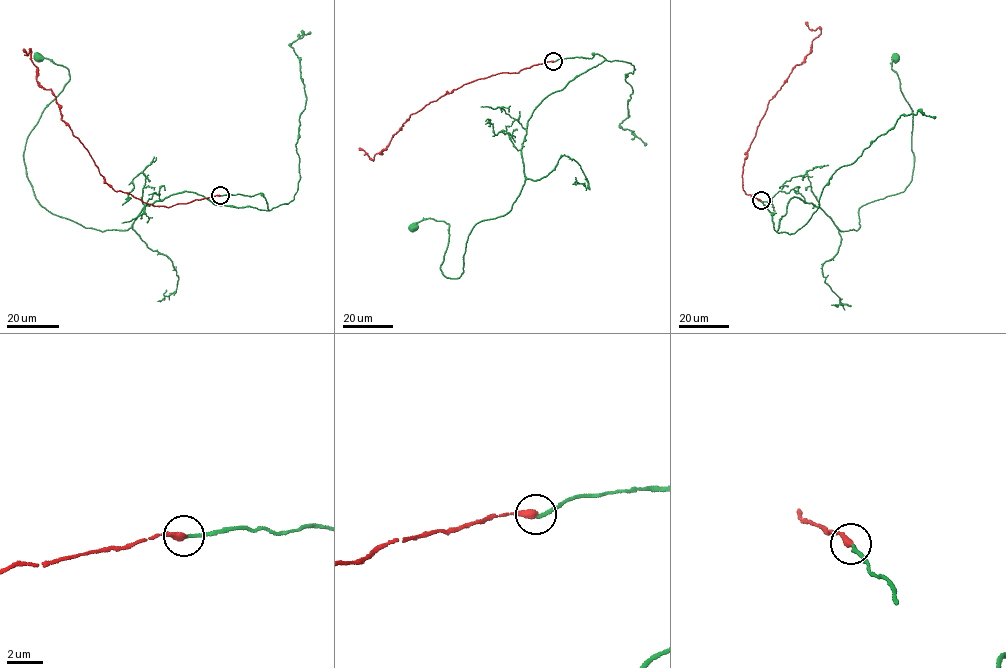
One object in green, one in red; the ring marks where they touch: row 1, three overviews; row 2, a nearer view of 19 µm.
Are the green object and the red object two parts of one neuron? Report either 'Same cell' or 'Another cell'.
Same cell

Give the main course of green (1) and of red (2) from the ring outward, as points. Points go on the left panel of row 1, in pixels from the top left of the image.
1: (220, 195), (261, 193), (268, 210), (183, 191), (103, 231), (49, 211), (23, 154), (69, 79), (38, 57)
2: (220, 195), (166, 207), (116, 191), (62, 119), (52, 91), (36, 81), (31, 51), (27, 55), (23, 49)

